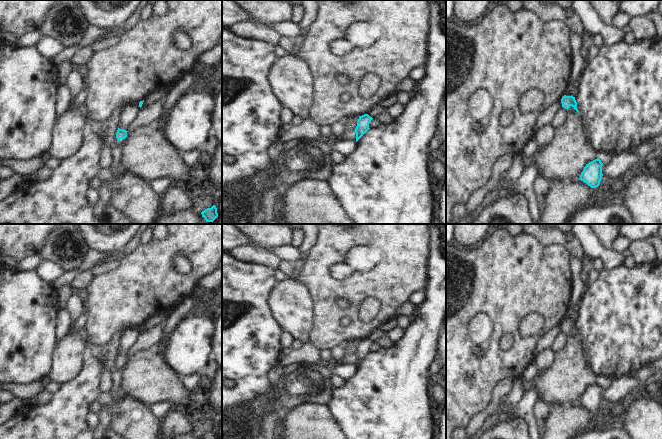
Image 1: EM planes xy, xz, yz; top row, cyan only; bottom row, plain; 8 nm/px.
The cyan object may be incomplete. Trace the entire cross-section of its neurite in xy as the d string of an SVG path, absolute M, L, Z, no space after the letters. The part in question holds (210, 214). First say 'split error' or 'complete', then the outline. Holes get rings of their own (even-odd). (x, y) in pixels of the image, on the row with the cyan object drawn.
complete | M213 205L211 208L207 208L204 211L201 212L202 217L205 218L206 222L213 222L217 217L217 208L215 205Z

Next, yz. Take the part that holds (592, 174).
complete | M599 158L589 162L584 167L579 179L591 188L598 187L603 176L602 166L603 163Z

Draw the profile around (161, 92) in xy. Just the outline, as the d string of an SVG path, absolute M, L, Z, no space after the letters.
M159 88L151 92L149 95L146 96L141 108L146 108L149 105L153 104L155 101L164 97L167 92L168 91L166 90L166 88Z

